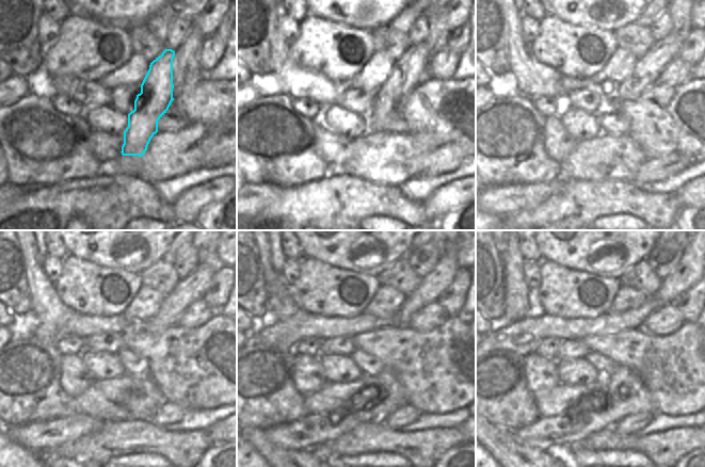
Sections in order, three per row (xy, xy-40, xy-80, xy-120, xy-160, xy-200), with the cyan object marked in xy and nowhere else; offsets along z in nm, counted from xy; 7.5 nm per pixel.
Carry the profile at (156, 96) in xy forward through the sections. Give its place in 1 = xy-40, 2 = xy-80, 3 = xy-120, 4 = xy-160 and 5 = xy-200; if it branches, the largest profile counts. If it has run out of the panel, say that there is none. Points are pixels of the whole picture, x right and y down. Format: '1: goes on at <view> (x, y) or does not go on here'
1: goes on at xy-40 (409, 70)
2: goes on at xy-80 (649, 67)
3: goes on at xy-120 (191, 288)
4: goes on at xy-160 (431, 286)
5: goes on at xy-200 (692, 267)

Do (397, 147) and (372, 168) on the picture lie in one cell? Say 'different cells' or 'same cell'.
same cell

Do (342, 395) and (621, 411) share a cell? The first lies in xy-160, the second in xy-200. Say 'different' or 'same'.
different

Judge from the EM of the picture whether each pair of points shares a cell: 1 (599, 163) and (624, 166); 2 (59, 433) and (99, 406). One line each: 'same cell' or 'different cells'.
1: same cell
2: different cells

